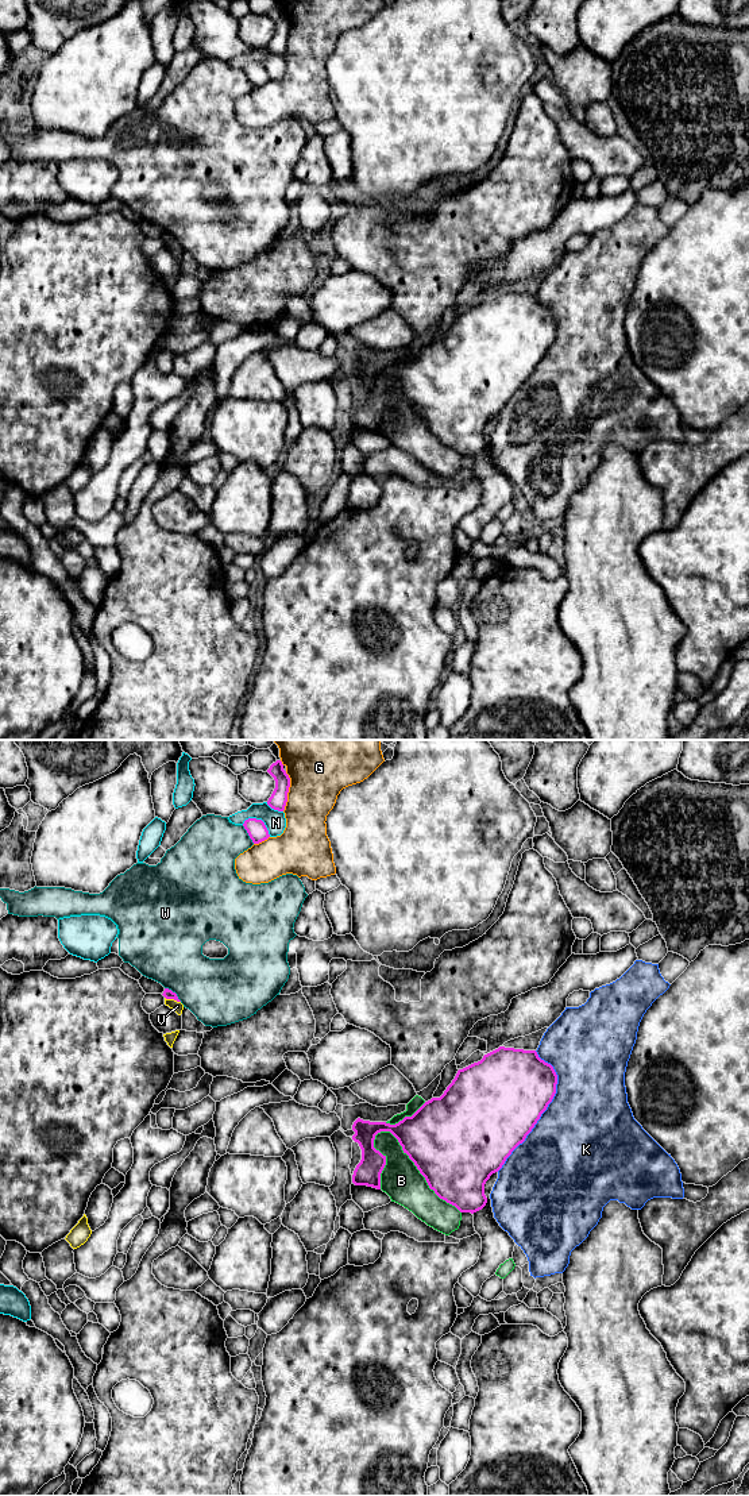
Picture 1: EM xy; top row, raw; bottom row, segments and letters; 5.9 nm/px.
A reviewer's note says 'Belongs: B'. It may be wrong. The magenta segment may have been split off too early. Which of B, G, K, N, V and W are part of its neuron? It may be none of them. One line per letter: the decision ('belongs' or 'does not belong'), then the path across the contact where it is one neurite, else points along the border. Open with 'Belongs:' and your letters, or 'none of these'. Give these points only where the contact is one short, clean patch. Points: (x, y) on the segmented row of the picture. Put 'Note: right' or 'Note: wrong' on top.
Note: wrong
Belongs: none of these
B: does not belong
G: does not belong
K: does not belong
N: does not belong
V: does not belong; border along xy (165, 997), (180, 1002)
W: does not belong

